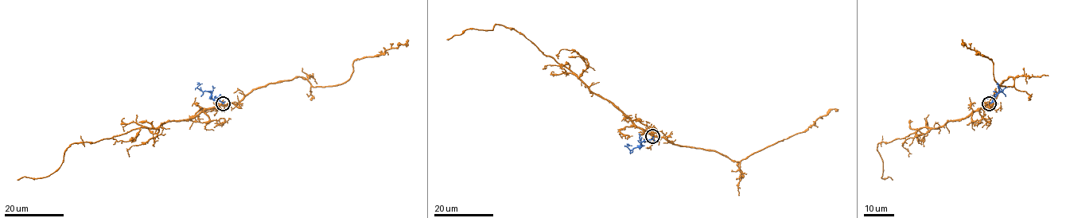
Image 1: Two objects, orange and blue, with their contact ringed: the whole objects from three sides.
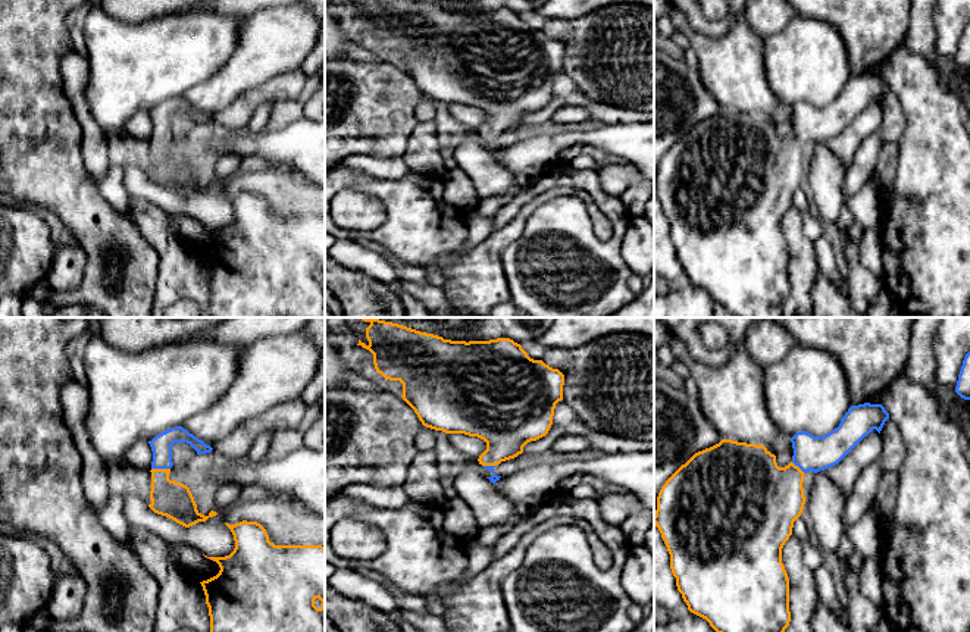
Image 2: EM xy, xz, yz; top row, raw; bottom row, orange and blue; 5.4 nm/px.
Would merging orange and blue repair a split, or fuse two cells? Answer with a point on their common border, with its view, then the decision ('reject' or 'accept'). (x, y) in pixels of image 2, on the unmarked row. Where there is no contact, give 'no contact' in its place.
xy (160, 140) | accept

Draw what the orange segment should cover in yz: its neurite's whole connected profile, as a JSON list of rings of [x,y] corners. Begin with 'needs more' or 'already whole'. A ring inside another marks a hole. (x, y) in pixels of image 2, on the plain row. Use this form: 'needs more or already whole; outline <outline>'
needs more; outline [[[882,75],[851,76],[838,98],[823,107],[805,101],[792,109],[792,132],[779,138],[776,126],[764,116],[722,110],[695,123],[661,157],[657,168],[654,195],[670,225],[670,240],[676,248],[688,281],[703,290],[736,317],[783,317],[783,303],[789,297],[789,250],[782,234],[782,219],[792,206],[794,193],[801,187],[804,144],[820,143],[838,135],[873,100],[879,104],[889,90]]]

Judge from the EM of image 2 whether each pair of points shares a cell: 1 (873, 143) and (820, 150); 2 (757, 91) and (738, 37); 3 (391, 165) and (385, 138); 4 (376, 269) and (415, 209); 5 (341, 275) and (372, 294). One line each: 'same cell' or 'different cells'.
1: different cells
2: same cell
3: different cells
4: different cells
5: same cell

